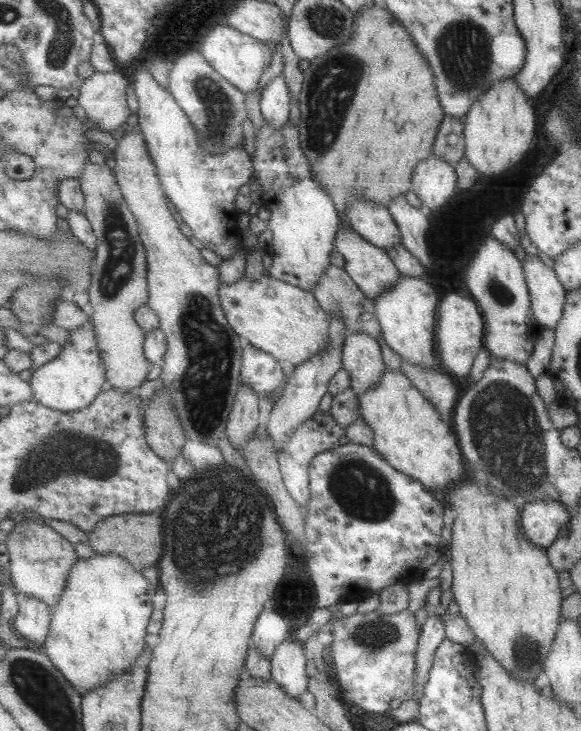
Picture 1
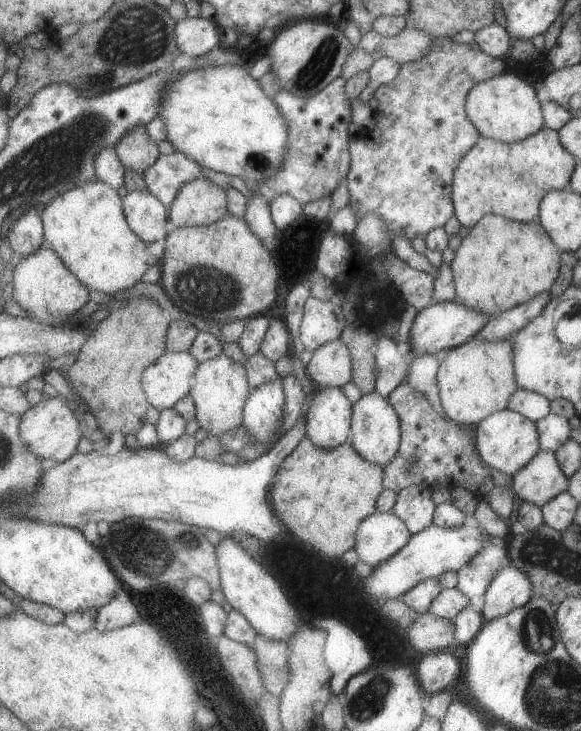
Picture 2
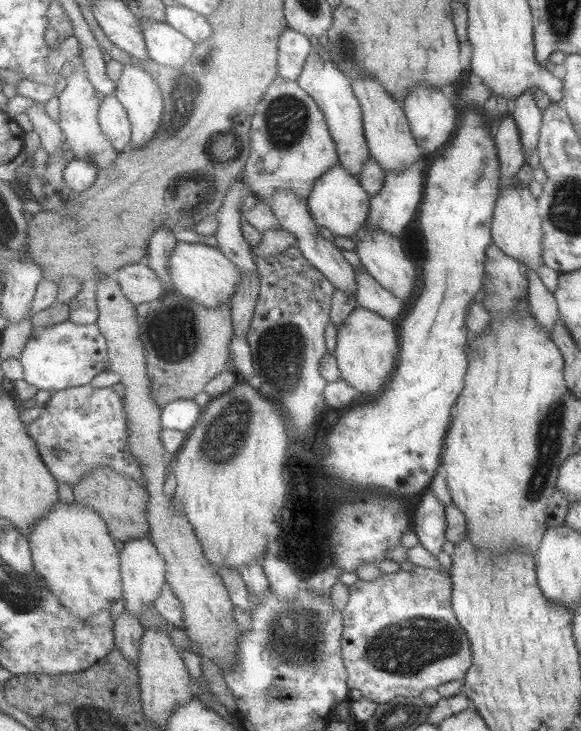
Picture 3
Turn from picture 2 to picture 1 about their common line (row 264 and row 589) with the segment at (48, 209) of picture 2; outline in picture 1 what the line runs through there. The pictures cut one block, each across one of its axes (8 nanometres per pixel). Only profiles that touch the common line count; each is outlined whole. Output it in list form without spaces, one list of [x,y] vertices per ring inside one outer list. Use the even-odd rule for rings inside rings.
[[[100,554],[80,558],[52,614],[49,638],[42,649],[83,695],[117,680],[134,668],[147,647],[147,626],[157,589],[125,557]]]

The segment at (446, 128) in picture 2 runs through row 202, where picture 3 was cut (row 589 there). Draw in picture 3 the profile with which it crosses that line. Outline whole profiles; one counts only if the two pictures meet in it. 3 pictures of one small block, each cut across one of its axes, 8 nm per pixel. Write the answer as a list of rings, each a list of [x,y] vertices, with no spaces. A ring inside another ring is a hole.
[[[416,566],[411,571],[385,573],[375,582],[357,581],[350,587],[350,601],[343,611],[345,630],[341,644],[348,669],[349,688],[360,690],[363,697],[385,704],[398,696],[418,697],[429,688],[452,680],[465,680],[474,656],[468,632],[455,615],[452,573]]]

